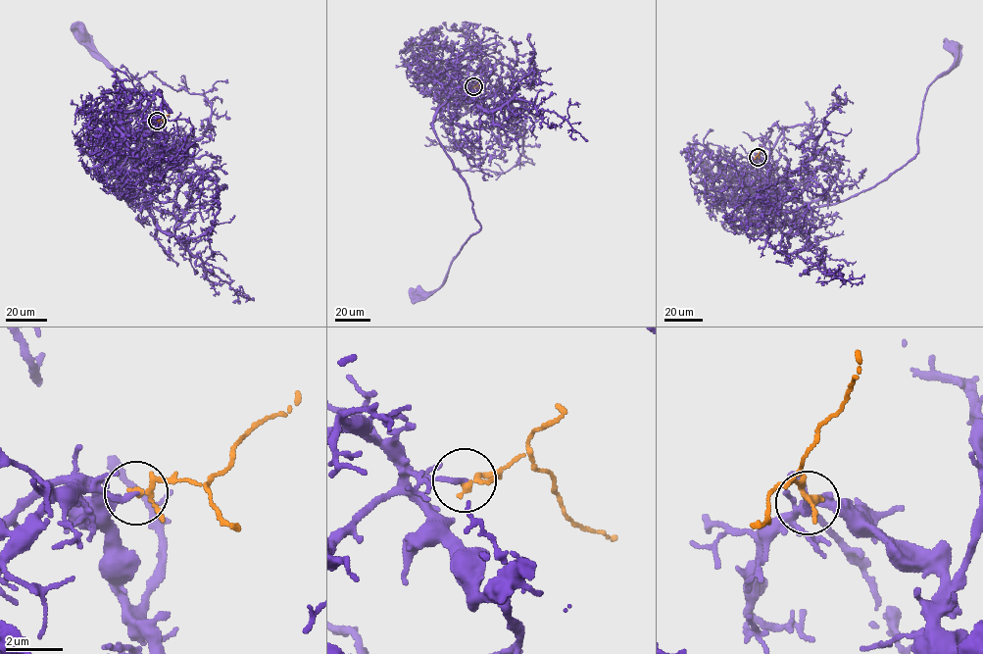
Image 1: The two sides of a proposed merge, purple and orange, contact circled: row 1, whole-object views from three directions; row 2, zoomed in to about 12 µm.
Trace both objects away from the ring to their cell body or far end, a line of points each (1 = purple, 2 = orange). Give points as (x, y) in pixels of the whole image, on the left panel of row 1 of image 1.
1: (157, 121), (158, 140), (133, 169), (95, 174), (124, 176), (141, 153), (122, 82), (83, 34)
2: (157, 121), (170, 113)

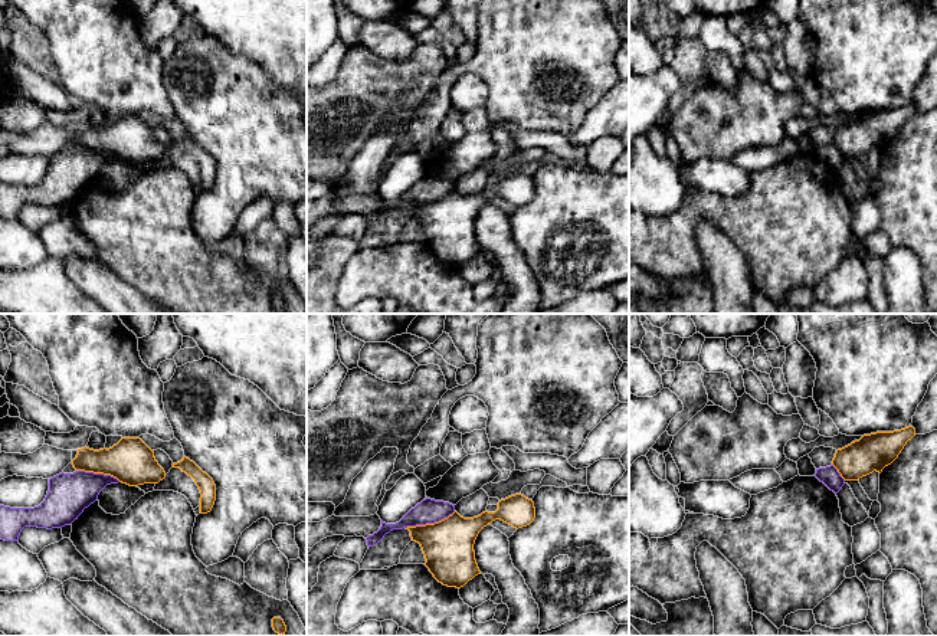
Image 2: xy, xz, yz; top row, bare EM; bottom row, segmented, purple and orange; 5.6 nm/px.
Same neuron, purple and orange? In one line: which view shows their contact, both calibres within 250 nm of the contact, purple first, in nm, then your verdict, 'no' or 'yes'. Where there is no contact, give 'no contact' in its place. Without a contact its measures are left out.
xz | 140/280 nm | no

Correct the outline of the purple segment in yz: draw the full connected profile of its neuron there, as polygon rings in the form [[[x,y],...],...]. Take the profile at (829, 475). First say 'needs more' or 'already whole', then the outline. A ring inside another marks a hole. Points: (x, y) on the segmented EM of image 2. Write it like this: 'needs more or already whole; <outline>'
already whole; [[[833,465],[816,469],[815,476],[835,494],[838,494],[845,485],[845,479]]]

